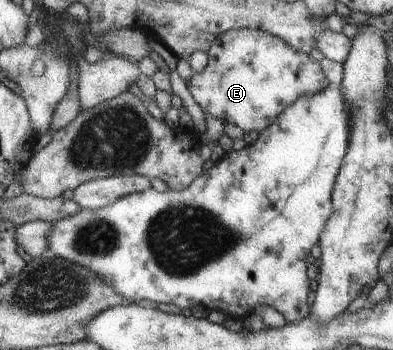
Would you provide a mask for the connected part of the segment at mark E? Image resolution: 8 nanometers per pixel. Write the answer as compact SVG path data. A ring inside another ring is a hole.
M238 28L224 32L210 44L206 55L208 58L206 66L201 72L192 71L190 79L186 81L186 88L204 113L221 120L222 123L234 124L244 133L250 130L260 133L273 124L277 117L301 96L322 92L324 88L330 86L318 62L310 60L308 55L302 52L294 52L280 38L260 30Z

